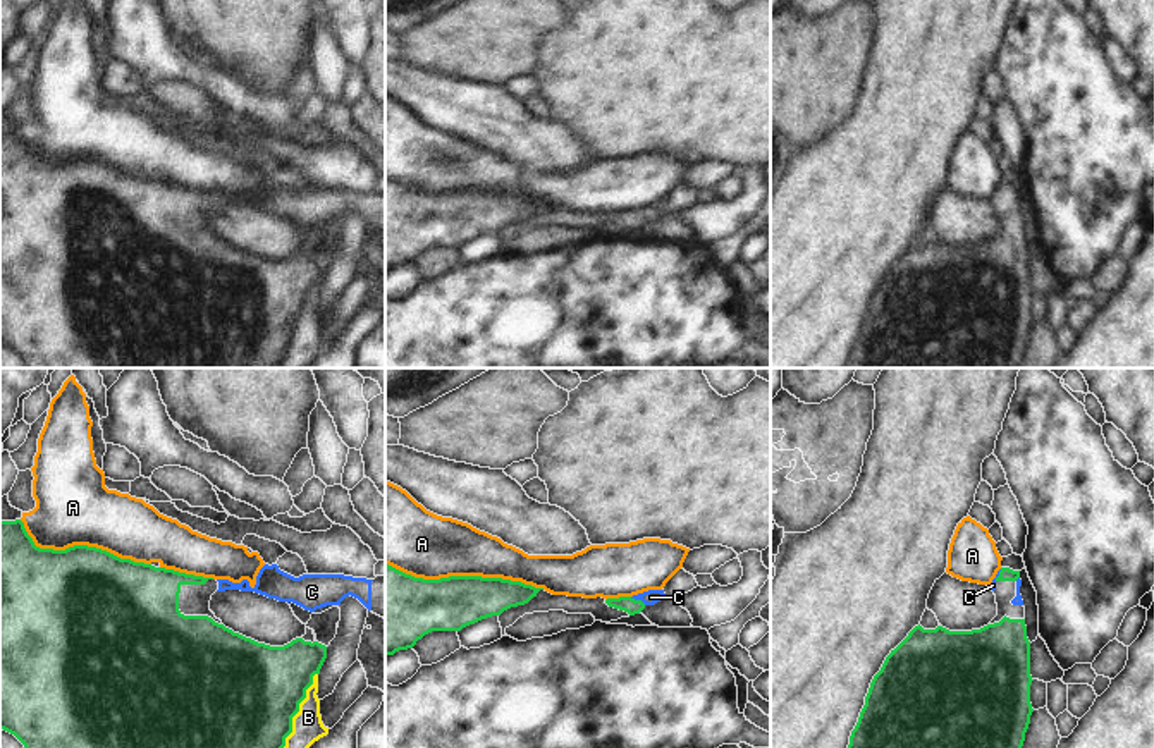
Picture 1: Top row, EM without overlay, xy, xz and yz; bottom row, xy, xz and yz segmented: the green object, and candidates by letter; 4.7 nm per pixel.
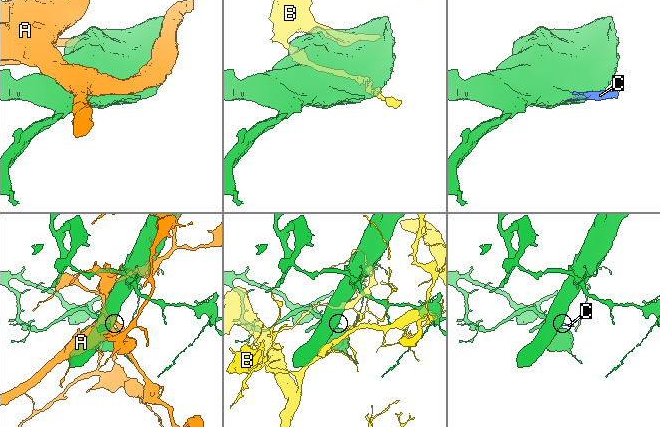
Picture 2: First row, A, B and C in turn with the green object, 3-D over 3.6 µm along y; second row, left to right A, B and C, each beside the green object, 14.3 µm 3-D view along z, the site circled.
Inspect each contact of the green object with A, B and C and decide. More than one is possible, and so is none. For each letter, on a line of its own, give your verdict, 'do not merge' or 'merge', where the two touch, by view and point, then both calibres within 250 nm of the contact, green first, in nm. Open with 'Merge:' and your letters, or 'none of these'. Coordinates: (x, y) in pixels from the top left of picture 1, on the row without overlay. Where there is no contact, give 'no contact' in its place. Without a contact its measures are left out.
Merge: C
A: do not merge; contact xz (465, 191); calibres 260 and 300 nm
B: do not merge; contact xy (298, 325); calibres 480 and 140 nm
C: merge; contact xz (638, 215); calibres 70 and 70 nm

